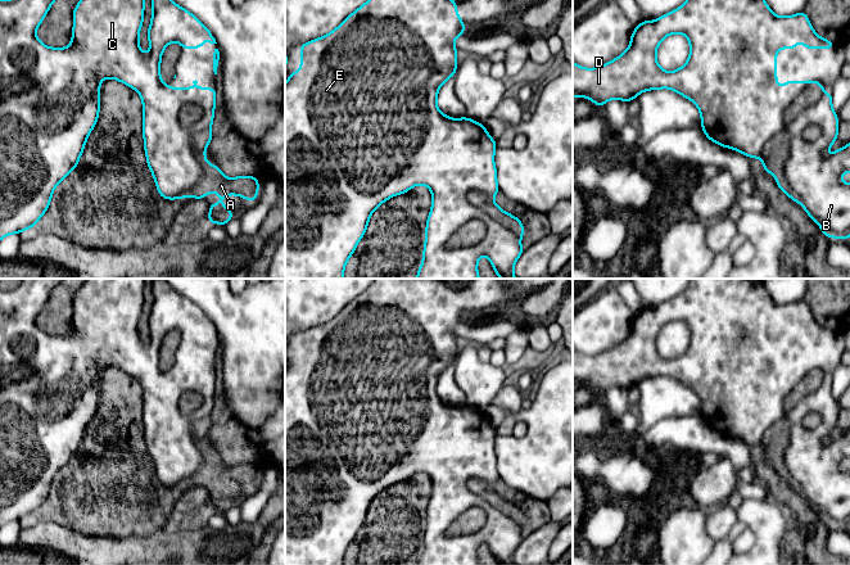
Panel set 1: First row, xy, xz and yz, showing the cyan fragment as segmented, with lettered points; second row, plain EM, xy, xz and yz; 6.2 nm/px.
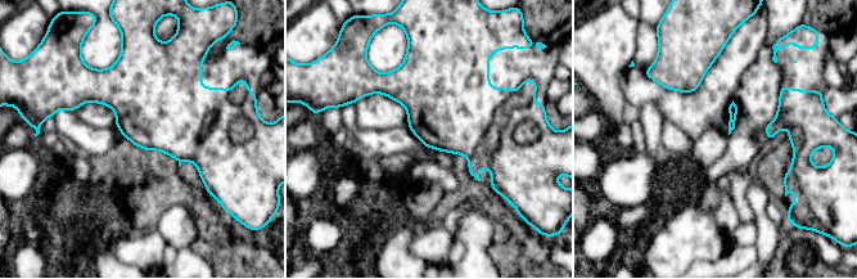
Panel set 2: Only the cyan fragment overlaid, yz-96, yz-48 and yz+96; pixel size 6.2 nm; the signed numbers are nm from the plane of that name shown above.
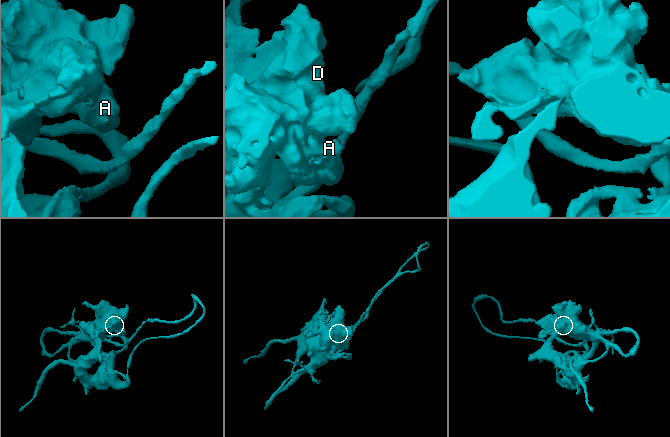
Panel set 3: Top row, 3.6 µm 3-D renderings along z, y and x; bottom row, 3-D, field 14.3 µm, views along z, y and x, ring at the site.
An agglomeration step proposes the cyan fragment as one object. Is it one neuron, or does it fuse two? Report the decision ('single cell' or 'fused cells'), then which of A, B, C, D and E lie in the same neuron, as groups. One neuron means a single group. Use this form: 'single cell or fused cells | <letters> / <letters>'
fused cells | A / B C D E

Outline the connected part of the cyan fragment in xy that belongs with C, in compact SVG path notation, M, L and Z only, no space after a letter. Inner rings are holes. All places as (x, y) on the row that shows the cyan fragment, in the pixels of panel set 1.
M0 0L0 240L10 234L21 234L27 229L35 227L42 214L48 211L55 186L60 184L62 180L65 178L77 167L80 157L85 149L86 140L99 118L101 80L117 80L140 94L143 100L143 136L146 163L152 171L157 190L162 198L172 200L189 196L191 189L200 181L203 173L208 172L211 167L204 153L198 154L194 145L195 136L199 132L212 127L216 107L216 89L198 87L196 80L193 81L193 87L168 87L160 78L162 53L167 45L173 41L178 41L181 49L202 49L204 39L207 39L209 44L217 44L211 31L194 14L177 5L172 0L153 0L153 15L148 31L150 51L144 54L139 46L139 32L144 19L144 0L80 0L73 10L72 42L63 49L48 48L36 37L36 30L44 21L54 1L55 0ZM186 104L194 104L202 108L200 118L190 127L182 127L180 123L180 110Z

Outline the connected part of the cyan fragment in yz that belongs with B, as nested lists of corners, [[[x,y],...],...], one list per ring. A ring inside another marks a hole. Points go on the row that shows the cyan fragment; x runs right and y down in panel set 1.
[[[686,0],[682,6],[652,22],[642,19],[641,24],[633,30],[628,49],[611,62],[597,68],[583,68],[573,62],[573,98],[587,98],[600,108],[611,99],[629,103],[643,91],[674,90],[698,108],[701,127],[709,140],[749,158],[759,158],[765,143],[786,128],[790,134],[791,148],[783,171],[788,185],[799,196],[809,217],[819,226],[827,227],[832,238],[850,239],[850,184],[841,180],[844,172],[850,172],[850,143],[831,155],[824,155],[838,136],[838,119],[832,108],[832,92],[823,92],[815,104],[806,105],[788,125],[783,121],[786,109],[811,82],[804,80],[797,83],[786,80],[783,87],[777,86],[777,50],[796,49],[799,40],[802,41],[805,49],[836,48],[831,40],[815,33],[805,12],[778,17],[769,9],[765,0]],[[673,33],[683,33],[690,40],[690,58],[683,67],[668,72],[660,68],[656,50],[660,42]]]

